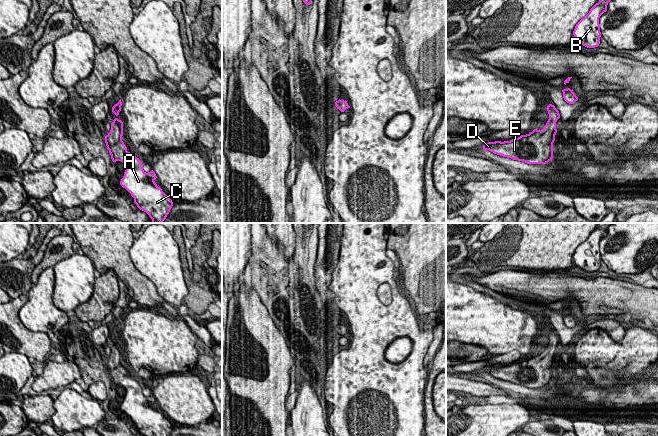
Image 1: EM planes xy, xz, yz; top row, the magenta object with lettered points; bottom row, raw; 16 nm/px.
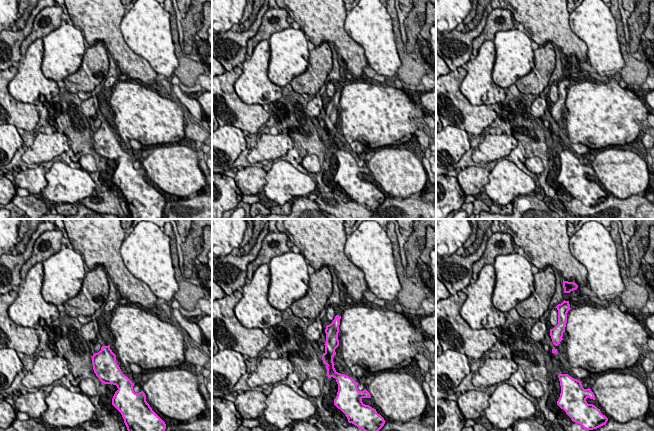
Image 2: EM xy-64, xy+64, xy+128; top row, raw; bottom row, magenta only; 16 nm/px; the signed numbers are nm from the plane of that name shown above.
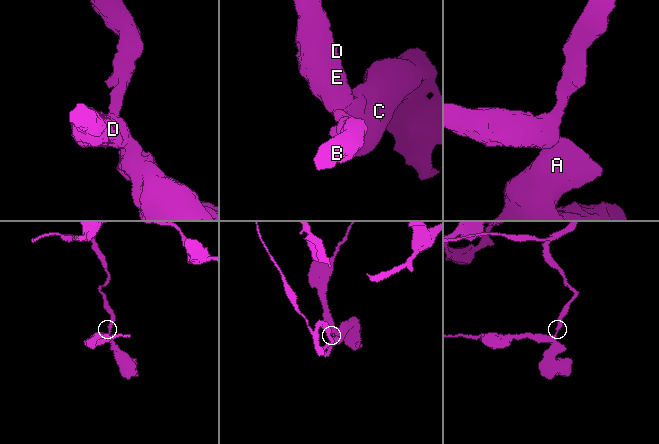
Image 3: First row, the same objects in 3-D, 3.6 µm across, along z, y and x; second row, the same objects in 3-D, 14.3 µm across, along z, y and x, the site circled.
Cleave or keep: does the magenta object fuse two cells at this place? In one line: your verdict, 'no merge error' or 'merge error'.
no merge error

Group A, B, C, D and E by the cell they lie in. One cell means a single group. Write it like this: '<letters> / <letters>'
A B C D E

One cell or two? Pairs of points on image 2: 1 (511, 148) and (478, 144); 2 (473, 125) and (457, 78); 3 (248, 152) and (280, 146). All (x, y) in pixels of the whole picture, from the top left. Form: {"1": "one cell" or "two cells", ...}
{"1": "one cell", "2": "one cell", "3": "one cell"}

